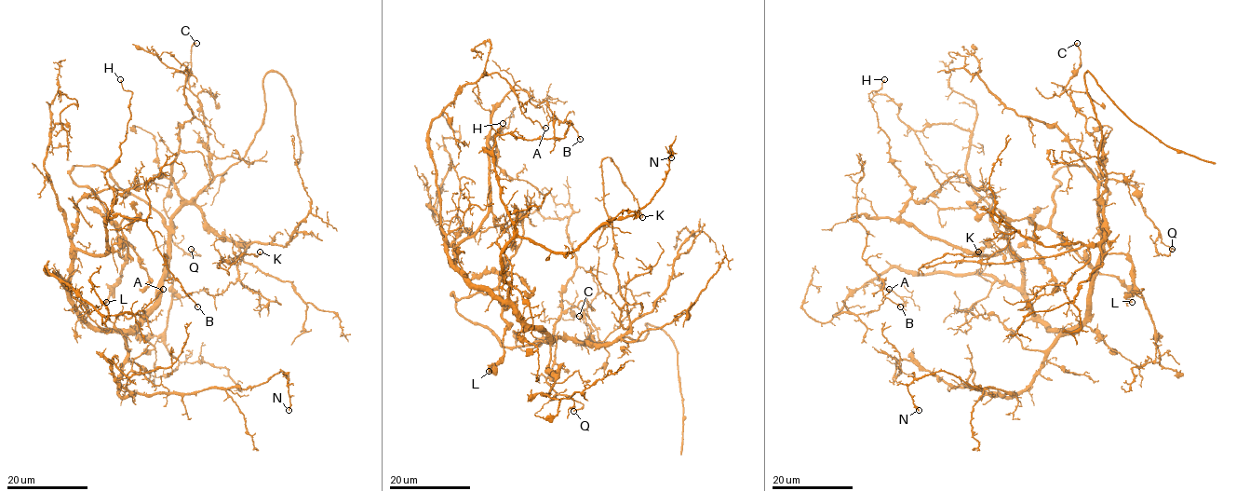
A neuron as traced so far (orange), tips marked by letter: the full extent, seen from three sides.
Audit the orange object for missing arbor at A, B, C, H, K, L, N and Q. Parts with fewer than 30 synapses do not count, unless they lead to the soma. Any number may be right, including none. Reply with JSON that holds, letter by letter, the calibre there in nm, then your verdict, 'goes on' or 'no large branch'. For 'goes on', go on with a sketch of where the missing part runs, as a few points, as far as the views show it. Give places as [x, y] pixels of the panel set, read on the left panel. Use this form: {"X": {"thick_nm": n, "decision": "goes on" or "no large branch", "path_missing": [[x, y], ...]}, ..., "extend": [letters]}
{"A": {"thick_nm": 130, "decision": "no large branch"}, "B": {"thick_nm": 100, "decision": "no large branch"}, "C": {"thick_nm": 160, "decision": "no large branch"}, "H": {"thick_nm": 130, "decision": "no large branch"}, "K": {"thick_nm": 140, "decision": "no large branch"}, "L": {"thick_nm": 400, "decision": "no large branch"}, "N": {"thick_nm": 160, "decision": "no large branch"}, "Q": {"thick_nm": 160, "decision": "no large branch"}, "extend": []}

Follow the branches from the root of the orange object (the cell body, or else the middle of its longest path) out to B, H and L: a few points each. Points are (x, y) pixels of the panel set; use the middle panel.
B: (523, 319), (452, 265), (488, 211), (491, 110), (524, 90), (580, 139)
H: (523, 319), (452, 265), (488, 211), (488, 140), (497, 148), (488, 139), (508, 127), (514, 107), (503, 123)
L: (523, 319), (550, 341), (504, 347), (457, 311), (452, 292), (499, 291), (506, 330), (503, 357), (489, 371)

